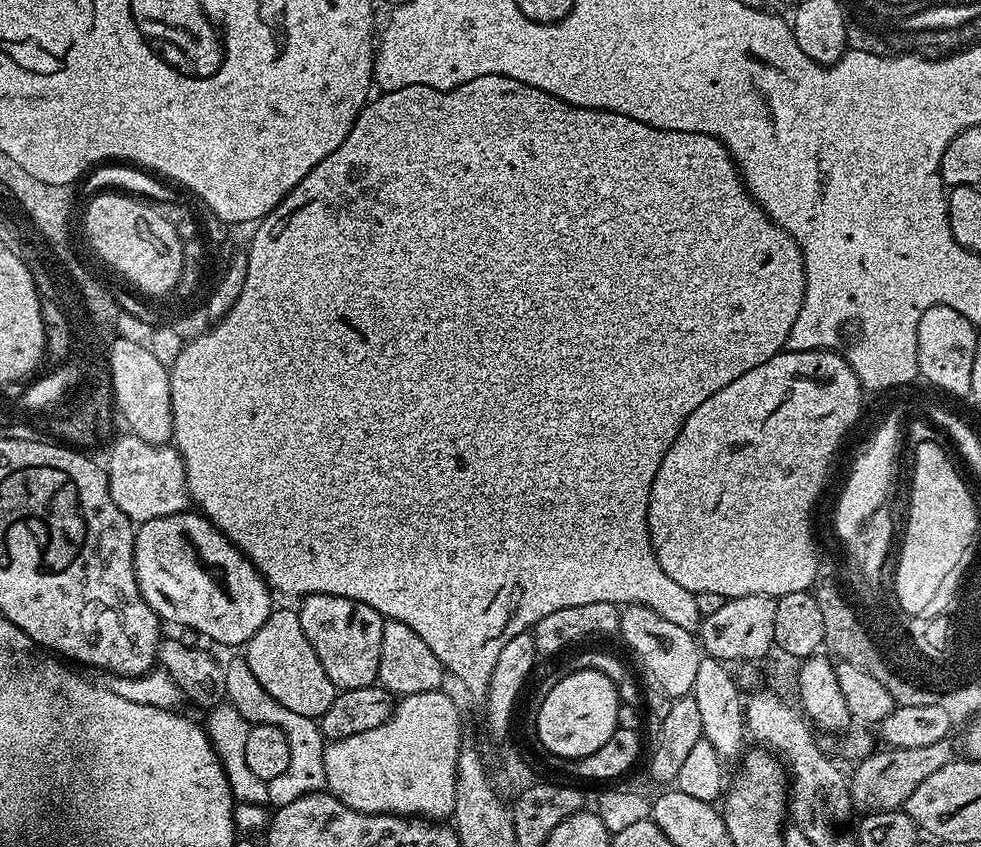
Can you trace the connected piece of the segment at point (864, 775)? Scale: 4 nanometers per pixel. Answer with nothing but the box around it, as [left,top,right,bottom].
[850,739,954,813]

